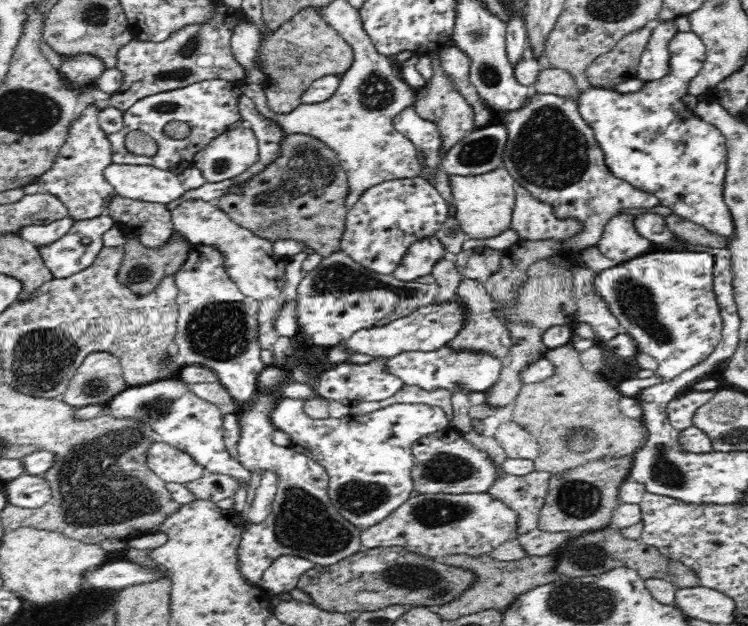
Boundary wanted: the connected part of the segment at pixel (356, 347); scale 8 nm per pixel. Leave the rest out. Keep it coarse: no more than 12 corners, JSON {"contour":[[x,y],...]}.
{"contour":[[458,299],[418,308],[345,342],[386,360],[432,352],[465,323]]}

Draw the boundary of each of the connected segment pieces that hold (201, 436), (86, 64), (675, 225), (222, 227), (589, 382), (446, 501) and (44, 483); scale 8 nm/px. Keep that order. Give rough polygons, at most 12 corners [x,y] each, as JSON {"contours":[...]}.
{"contours":[[[174,376],[129,386],[101,414],[142,421],[206,472],[251,472],[224,445],[220,408]],[[94,55],[62,57],[58,74],[79,96],[106,65]],[[676,214],[664,216],[678,239],[708,249],[729,249],[729,239]],[[218,199],[171,210],[194,246],[219,248],[236,287],[277,299],[288,260],[222,211]],[[582,365],[524,383],[513,421],[538,443],[536,471],[561,473],[644,446],[642,419]],[[490,493],[419,494],[361,532],[364,548],[441,561],[516,539]],[[43,476],[3,484],[8,504],[41,508],[52,496]]]}

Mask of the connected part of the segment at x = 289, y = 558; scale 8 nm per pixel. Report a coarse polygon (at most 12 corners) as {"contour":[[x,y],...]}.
{"contour":[[278,556],[258,585],[270,595],[296,588],[315,564]]}

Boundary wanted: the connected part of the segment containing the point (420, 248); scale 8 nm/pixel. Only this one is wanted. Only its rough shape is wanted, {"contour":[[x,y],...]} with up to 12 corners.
{"contour":[[435,235],[408,247],[393,275],[428,276],[450,254]]}

